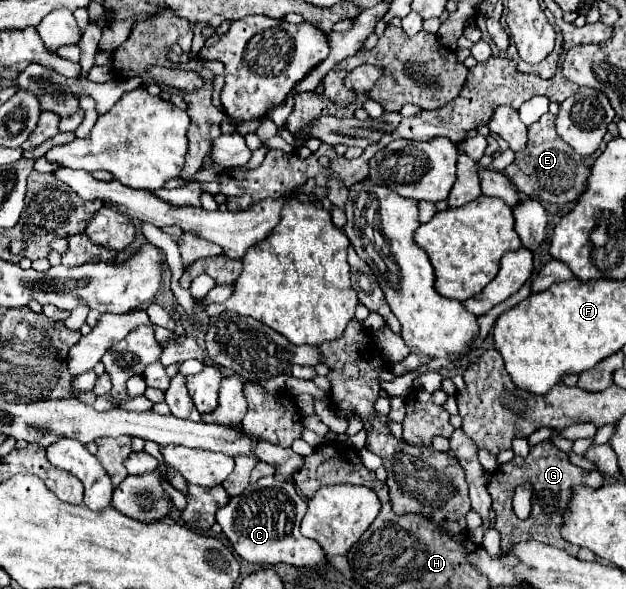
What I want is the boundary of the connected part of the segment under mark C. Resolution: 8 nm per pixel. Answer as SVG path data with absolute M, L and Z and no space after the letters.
M263 477L249 483L247 489L231 497L229 505L217 511L217 523L229 539L235 553L255 565L279 565L287 563L293 567L325 567L327 557L323 549L301 535L299 525L305 515L307 501L297 493L291 481L277 481L275 477Z

